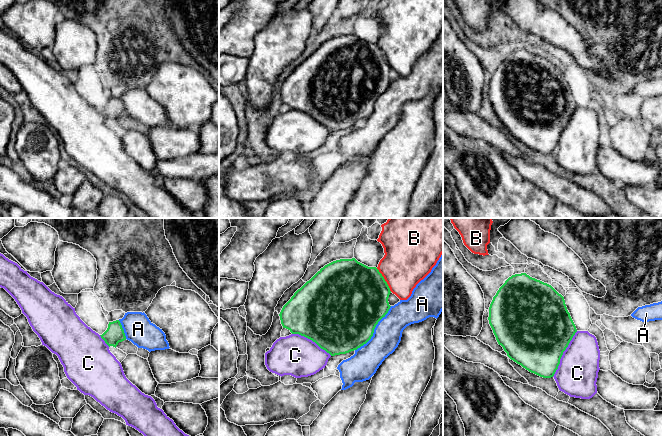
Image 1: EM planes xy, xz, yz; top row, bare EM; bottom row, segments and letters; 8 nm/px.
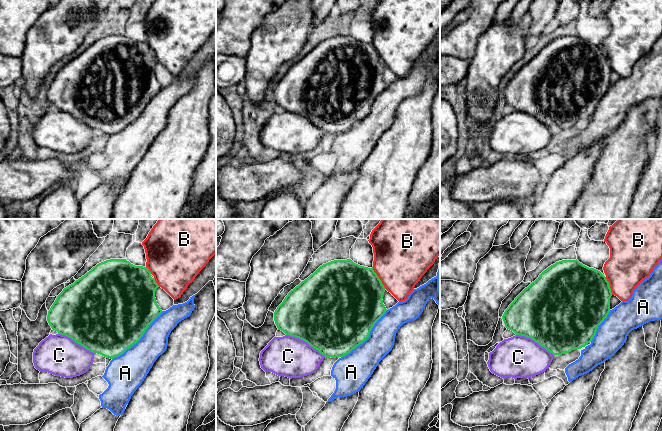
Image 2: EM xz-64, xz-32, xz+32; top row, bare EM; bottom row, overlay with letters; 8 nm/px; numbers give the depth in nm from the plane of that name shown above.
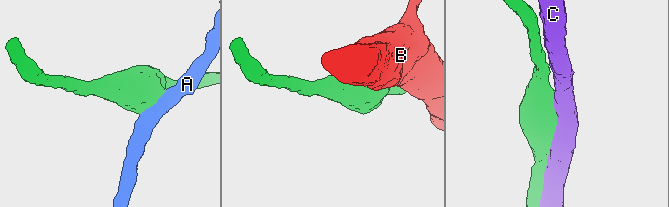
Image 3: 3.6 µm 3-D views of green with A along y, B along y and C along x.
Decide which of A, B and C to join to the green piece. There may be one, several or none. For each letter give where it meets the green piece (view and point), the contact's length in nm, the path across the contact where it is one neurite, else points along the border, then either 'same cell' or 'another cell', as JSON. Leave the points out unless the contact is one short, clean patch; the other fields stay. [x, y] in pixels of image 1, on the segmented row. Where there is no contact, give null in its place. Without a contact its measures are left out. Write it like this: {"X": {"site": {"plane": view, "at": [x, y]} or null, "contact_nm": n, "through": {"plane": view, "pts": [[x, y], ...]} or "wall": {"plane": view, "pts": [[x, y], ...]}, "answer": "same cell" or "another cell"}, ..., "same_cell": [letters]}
{"A": {"site": {"plane": "xz", "at": [373, 330]}, "contact_nm": 460, "answer": "another cell"}, "B": {"site": {"plane": "xz", "at": [384, 280]}, "contact_nm": 220, "answer": "another cell"}, "C": {"site": {"plane": "yz", "at": [562, 354]}, "contact_nm": 420, "answer": "same cell"}, "same_cell": ["C"]}

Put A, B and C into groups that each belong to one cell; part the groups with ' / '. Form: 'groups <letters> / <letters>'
groups A / B / C

